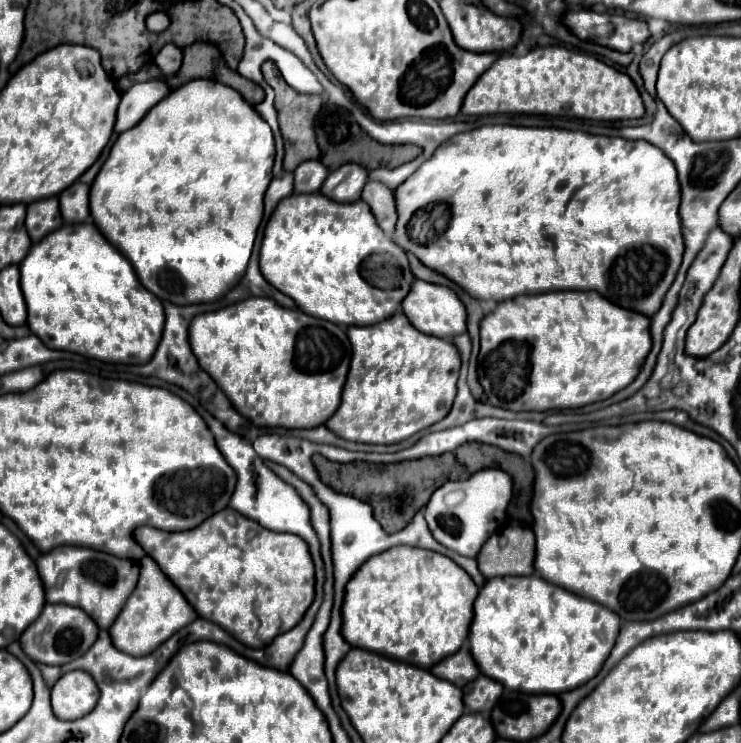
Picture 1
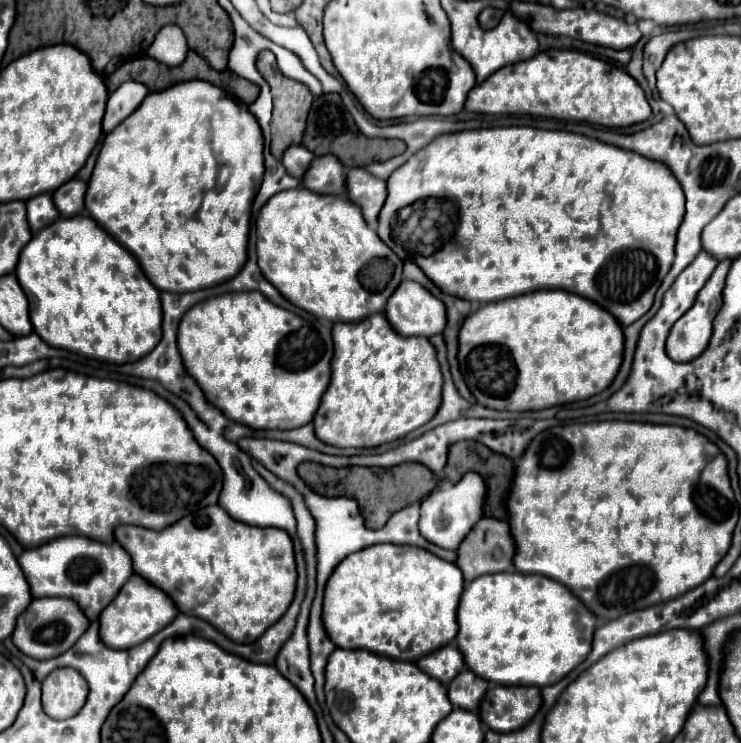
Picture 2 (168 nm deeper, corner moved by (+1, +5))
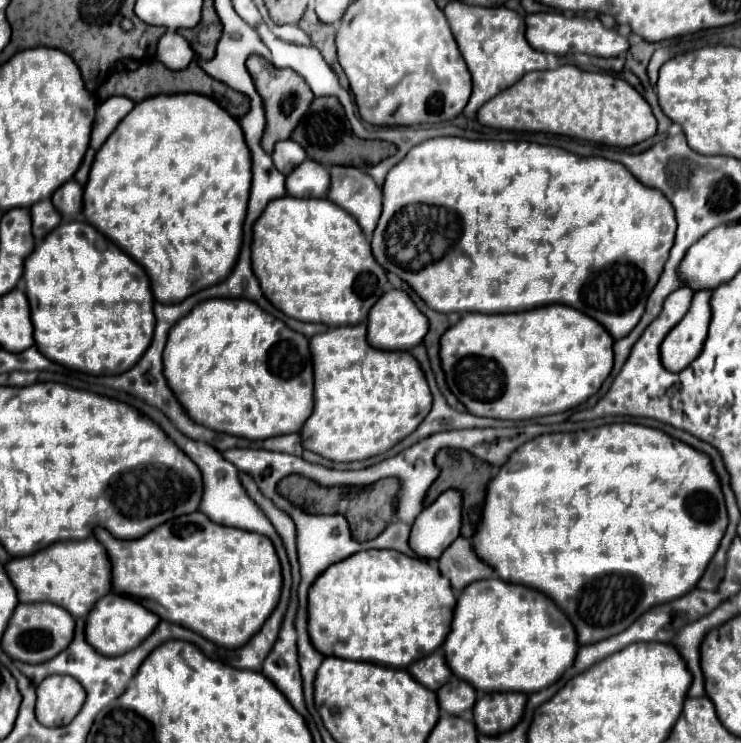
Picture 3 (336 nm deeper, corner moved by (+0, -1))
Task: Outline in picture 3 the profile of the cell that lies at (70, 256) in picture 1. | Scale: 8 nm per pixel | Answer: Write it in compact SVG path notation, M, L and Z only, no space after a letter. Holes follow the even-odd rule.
M64 221L44 239L44 243L24 263L26 295L28 295L30 311L32 311L32 325L34 325L36 347L50 361L56 361L56 363L60 363L60 365L64 365L68 369L84 371L84 373L90 373L90 375L118 375L118 373L128 371L130 367L134 367L134 363L138 363L138 359L142 359L142 355L146 353L146 347L150 347L152 337L154 337L154 327L156 327L156 319L154 319L154 311L152 311L154 297L152 297L152 291L150 291L150 279L148 279L146 271L130 255L126 255L124 251L120 251L112 243L106 243L104 239L106 237L102 233L94 231L86 221Z

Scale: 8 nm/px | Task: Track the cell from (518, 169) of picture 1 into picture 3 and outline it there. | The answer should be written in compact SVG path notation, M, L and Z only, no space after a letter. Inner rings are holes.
M434 137L416 145L398 165L390 169L384 183L384 211L372 237L372 251L386 271L400 275L426 301L430 309L450 311L478 311L478 313L510 313L534 309L548 303L570 305L598 323L602 323L614 339L626 337L646 311L646 301L664 271L670 247L674 245L676 217L674 207L658 189L642 187L626 167L602 157L580 157L566 149L552 145L538 145L528 141L470 141L462 137Z

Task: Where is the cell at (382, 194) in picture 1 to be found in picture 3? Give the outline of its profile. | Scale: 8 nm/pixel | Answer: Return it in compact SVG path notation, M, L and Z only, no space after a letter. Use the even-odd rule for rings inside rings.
M330 167L330 191L328 199L356 217L358 225L370 239L378 217L382 213L382 189L370 179L364 169L358 167Z

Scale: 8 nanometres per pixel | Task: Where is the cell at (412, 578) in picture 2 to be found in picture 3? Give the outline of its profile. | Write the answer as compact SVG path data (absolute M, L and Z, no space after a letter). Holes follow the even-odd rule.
M358 551L342 563L330 565L314 583L308 595L308 633L322 655L342 659L362 659L386 667L410 667L414 661L442 647L450 633L456 595L450 581L430 563L402 555L398 551Z

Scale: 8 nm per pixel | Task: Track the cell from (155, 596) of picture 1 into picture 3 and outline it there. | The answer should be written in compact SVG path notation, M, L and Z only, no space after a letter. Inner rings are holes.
M110 593L106 599L102 599L102 603L98 603L98 607L94 607L94 615L86 619L86 641L102 655L120 655L138 647L138 643L142 643L142 639L146 639L146 635L158 627L158 623L158 615L150 613L138 601L126 595Z

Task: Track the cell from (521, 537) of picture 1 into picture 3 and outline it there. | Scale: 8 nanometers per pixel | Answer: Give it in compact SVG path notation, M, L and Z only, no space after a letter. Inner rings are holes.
M458 537L438 559L438 569L452 583L456 595L460 595L472 581L494 577L494 569L484 563L472 543L464 537Z

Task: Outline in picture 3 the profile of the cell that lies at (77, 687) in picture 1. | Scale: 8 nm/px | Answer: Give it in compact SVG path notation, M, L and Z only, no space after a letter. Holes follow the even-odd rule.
M50 675L38 685L36 719L46 727L68 725L84 705L86 691L70 675Z

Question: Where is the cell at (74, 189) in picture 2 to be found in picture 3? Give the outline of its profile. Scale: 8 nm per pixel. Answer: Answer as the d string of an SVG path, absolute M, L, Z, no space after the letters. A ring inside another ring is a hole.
M76 181L64 183L54 195L52 195L54 207L60 211L62 217L74 217L82 211L84 205L84 189Z

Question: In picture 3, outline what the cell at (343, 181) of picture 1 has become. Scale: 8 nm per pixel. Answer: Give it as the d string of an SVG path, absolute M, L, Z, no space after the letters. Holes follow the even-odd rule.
M306 159L286 177L286 191L292 197L326 197L330 189L330 171L322 163Z

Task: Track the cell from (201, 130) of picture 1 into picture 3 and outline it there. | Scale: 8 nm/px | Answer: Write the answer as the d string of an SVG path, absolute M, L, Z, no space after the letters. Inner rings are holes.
M176 93L176 95L154 95L148 97L146 101L140 101L126 119L116 127L116 131L106 139L102 149L96 153L96 159L90 169L88 183L84 187L84 215L94 225L102 235L106 235L114 245L122 247L136 263L144 267L144 271L150 275L152 281L152 293L156 301L160 303L178 303L186 299L188 295L194 295L200 289L206 289L210 285L216 285L224 281L240 255L240 245L242 245L242 225L246 217L246 207L248 207L248 197L250 197L250 187L252 187L252 155L248 149L248 143L244 139L244 131L240 123L226 111L222 109L214 99L198 93Z

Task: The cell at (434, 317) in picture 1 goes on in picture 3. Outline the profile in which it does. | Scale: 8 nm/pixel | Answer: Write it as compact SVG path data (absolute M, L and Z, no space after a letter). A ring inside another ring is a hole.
M390 289L376 305L374 311L370 311L370 319L368 319L368 339L370 345L378 347L378 349L412 349L416 345L420 345L428 333L428 317L414 305L414 301L410 299L410 295L402 289Z

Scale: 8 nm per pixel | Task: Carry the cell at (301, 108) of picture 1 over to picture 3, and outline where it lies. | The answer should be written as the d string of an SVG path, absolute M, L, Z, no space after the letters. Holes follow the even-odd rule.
M252 55L248 61L246 61L246 67L254 79L254 85L258 89L258 93L262 95L264 99L264 109L266 109L266 131L264 131L264 137L262 137L262 147L268 155L272 155L274 151L274 145L278 141L284 141L284 139L290 139L294 127L298 127L300 119L304 117L304 113L308 111L314 95L310 91L310 87L306 85L306 81L294 73L292 69L278 69L274 67L272 63L268 63L266 59L258 57L258 55Z

